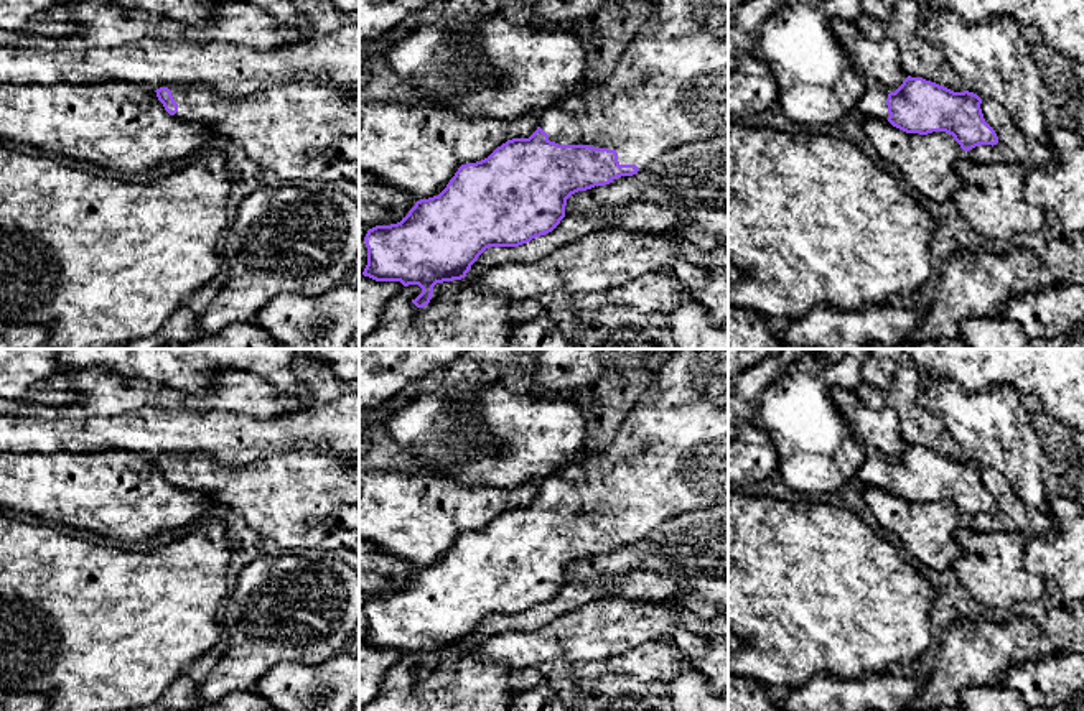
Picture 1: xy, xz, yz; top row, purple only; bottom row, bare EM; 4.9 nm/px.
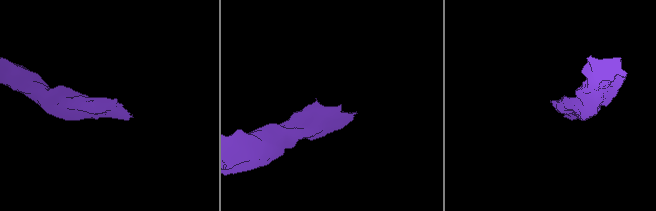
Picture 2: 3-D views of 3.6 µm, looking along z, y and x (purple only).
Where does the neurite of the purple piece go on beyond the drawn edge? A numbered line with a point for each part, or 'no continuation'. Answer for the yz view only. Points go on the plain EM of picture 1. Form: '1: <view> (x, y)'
1: yz (873, 469)

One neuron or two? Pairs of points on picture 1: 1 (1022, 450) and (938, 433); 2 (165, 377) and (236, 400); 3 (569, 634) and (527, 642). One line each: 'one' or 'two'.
1: two
2: two
3: one

